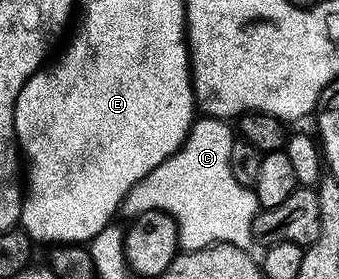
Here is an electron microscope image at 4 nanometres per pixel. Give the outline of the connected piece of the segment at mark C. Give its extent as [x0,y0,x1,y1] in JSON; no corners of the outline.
[122,117,260,251]

